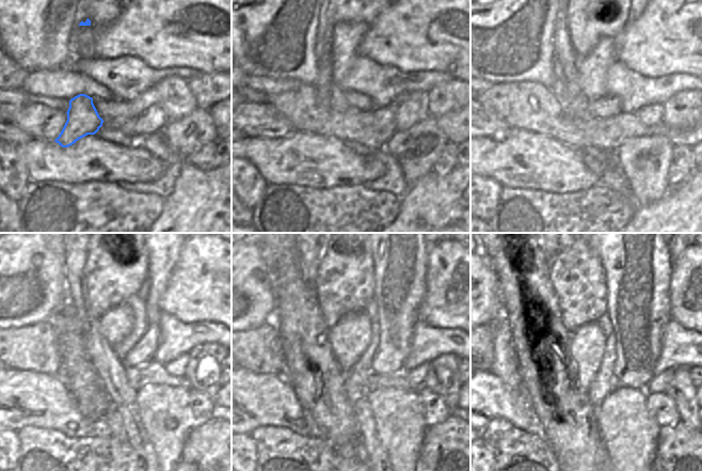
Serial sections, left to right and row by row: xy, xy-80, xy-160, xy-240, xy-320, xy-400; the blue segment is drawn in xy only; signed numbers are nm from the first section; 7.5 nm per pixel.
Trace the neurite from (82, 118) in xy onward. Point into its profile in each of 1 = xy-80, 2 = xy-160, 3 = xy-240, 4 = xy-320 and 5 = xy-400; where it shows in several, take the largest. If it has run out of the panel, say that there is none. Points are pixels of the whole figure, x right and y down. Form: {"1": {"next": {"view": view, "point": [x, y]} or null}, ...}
{"1": {"next": {"view": "xy-80", "point": [329, 15]}}, "2": {"next": {"view": "xy-160", "point": [591, 15]}}, "3": {"next": {"view": "xy-240", "point": [116, 262]}}, "4": {"next": {"view": "xy-320", "point": [345, 283]}}, "5": {"next": {"view": "xy-400", "point": [577, 277]}}}

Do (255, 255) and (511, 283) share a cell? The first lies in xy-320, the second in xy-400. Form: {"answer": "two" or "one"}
{"answer": "two"}

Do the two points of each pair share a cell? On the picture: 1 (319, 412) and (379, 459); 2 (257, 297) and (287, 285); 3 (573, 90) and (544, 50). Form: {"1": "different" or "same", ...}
{"1": "different", "2": "different", "3": "different"}

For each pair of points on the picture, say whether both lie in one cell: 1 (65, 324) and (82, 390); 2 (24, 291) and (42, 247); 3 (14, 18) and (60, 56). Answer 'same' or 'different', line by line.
1: same
2: same
3: same

